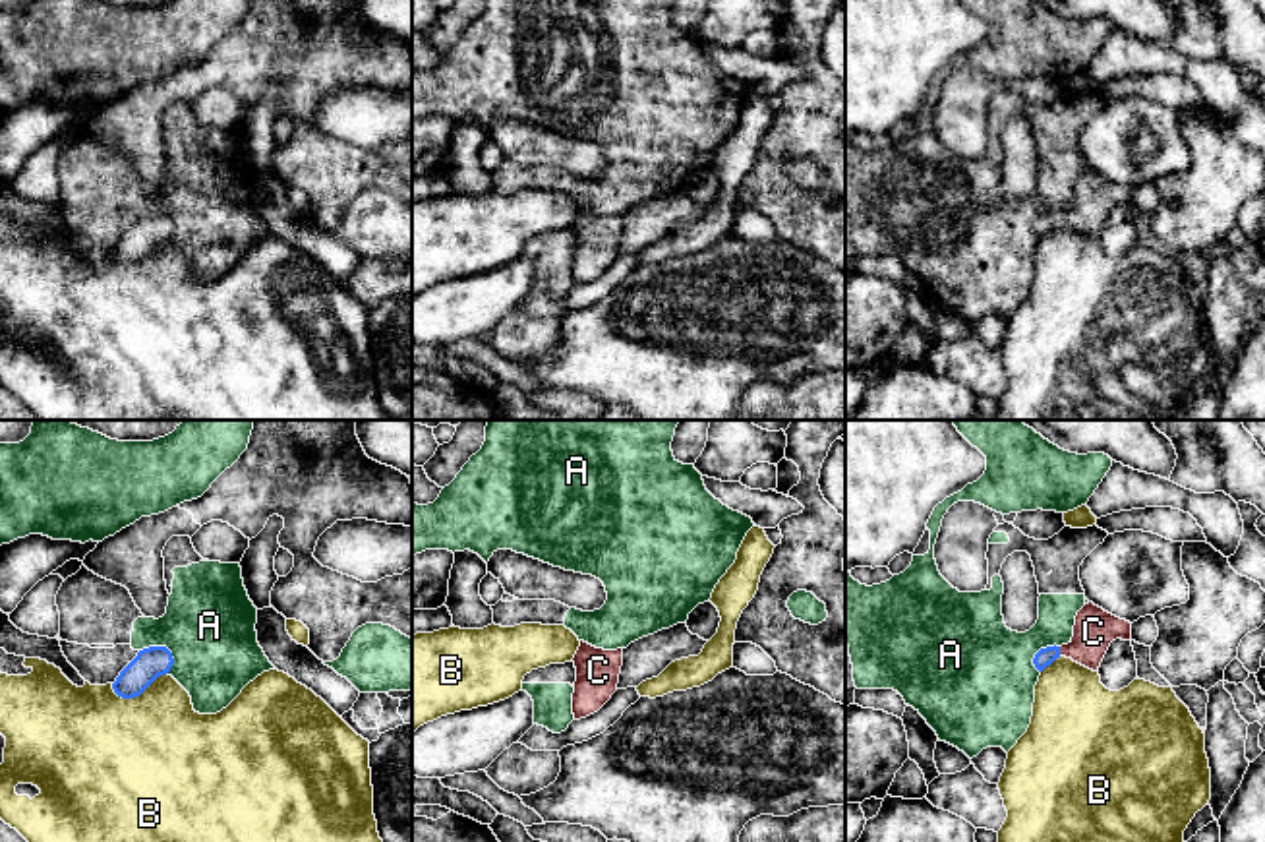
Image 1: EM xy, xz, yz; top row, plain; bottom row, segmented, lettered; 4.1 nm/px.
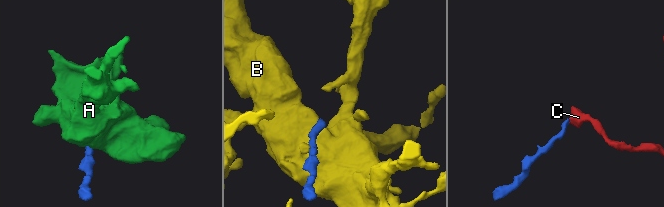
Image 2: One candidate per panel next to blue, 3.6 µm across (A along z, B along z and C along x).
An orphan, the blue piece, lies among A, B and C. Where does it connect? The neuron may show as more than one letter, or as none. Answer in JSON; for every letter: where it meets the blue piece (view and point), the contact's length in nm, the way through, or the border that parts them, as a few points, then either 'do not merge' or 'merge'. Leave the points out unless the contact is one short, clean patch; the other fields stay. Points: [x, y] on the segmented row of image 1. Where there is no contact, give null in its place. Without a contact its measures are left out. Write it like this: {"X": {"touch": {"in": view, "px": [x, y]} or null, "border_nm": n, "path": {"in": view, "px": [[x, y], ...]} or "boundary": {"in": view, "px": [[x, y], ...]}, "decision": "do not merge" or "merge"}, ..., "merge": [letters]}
{"A": {"touch": {"in": "xy", "px": [165, 647]}, "border_nm": 160, "decision": "do not merge"}, "B": {"touch": {"in": "xy", "px": [138, 695]}, "border_nm": 240, "decision": "do not merge"}, "C": {"touch": {"in": "yz", "px": [1059, 651]}, "border_nm": 40, "path": {"in": "yz", "px": [[1045, 657], [1059, 651], [1074, 651], [1093, 631]]}, "decision": "merge"}, "merge": ["C"]}

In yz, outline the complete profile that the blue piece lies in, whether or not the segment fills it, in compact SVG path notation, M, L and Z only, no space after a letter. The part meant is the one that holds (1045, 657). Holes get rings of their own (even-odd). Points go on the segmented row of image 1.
M1089 602L1075 616L1072 641L1062 647L1054 645L1041 648L1035 654L1033 664L1043 672L1056 658L1066 656L1093 672L1099 672L1110 643L1116 639L1132 641L1132 623Z

